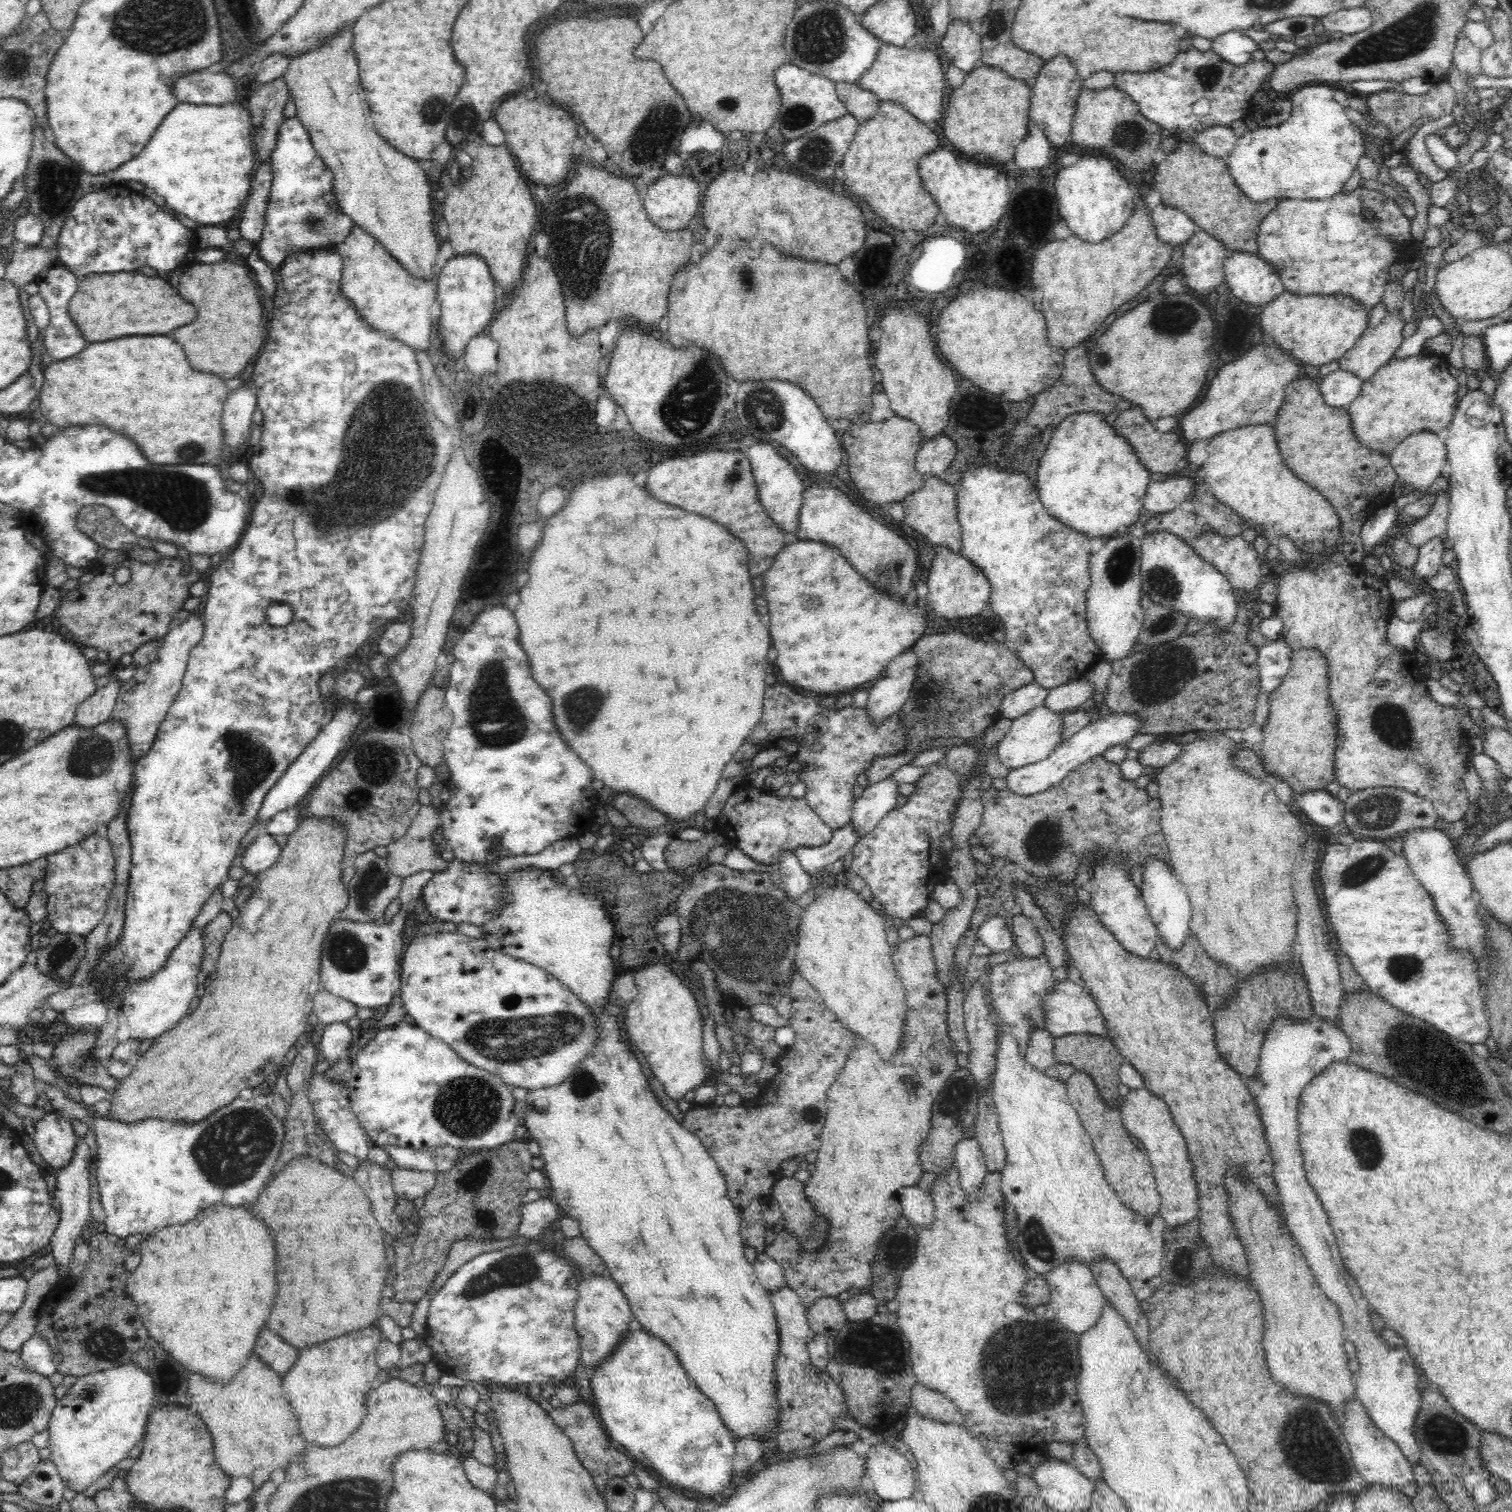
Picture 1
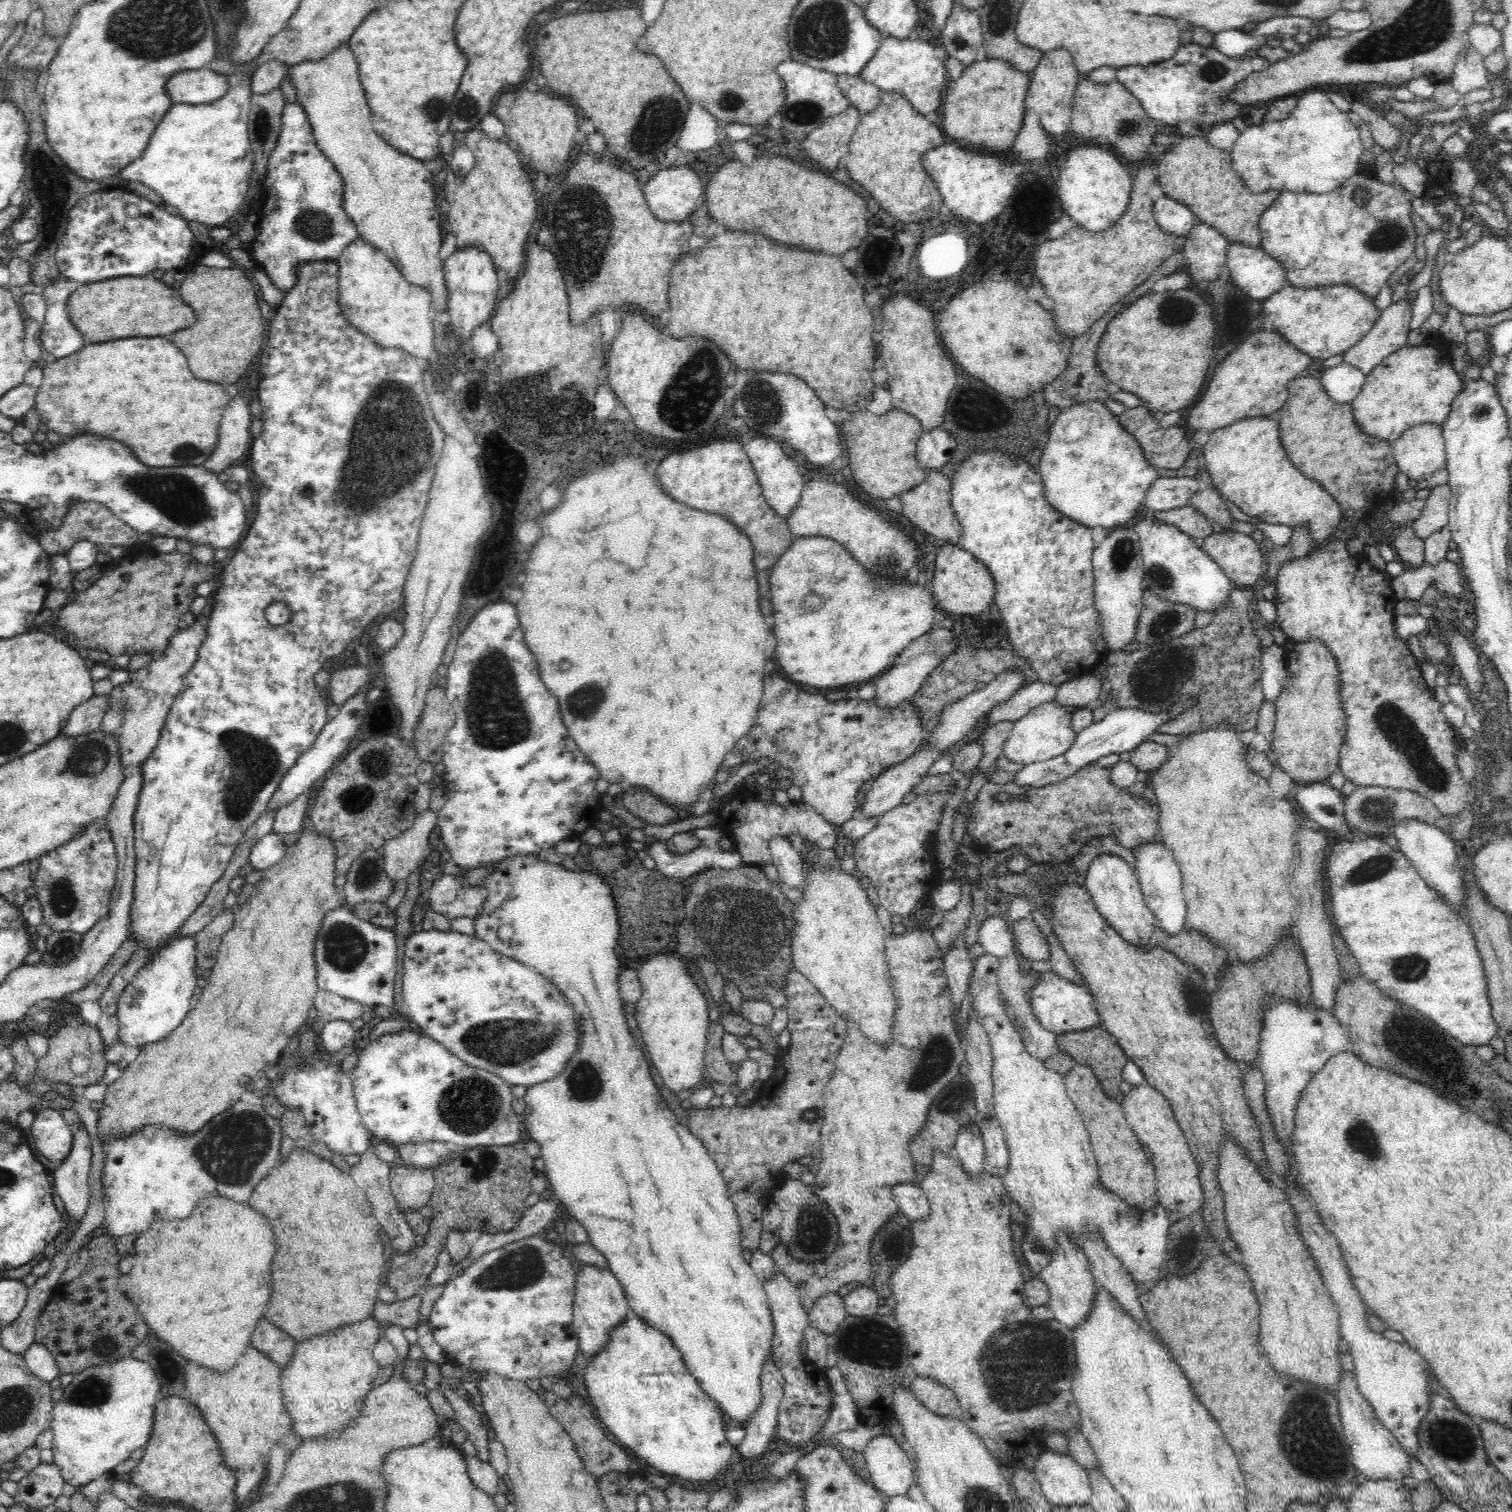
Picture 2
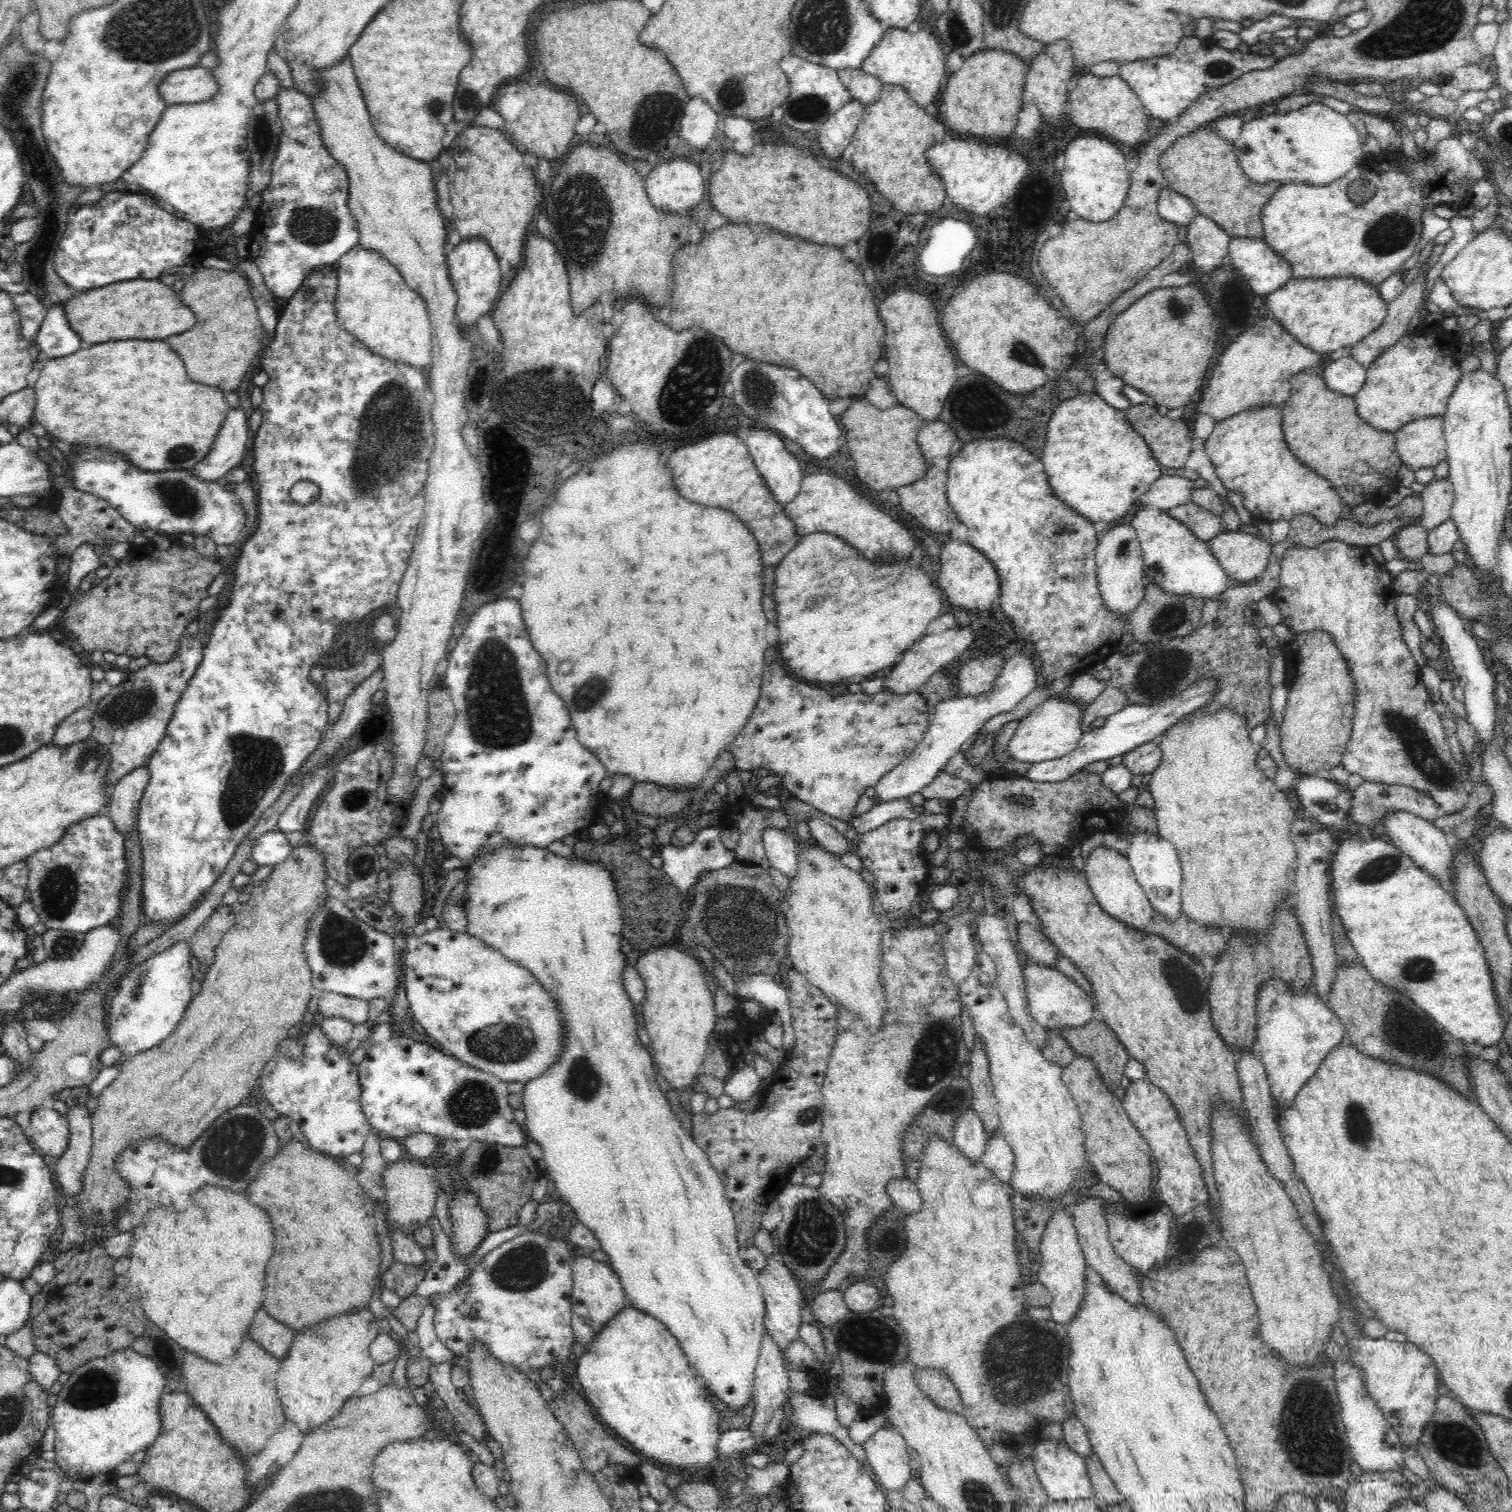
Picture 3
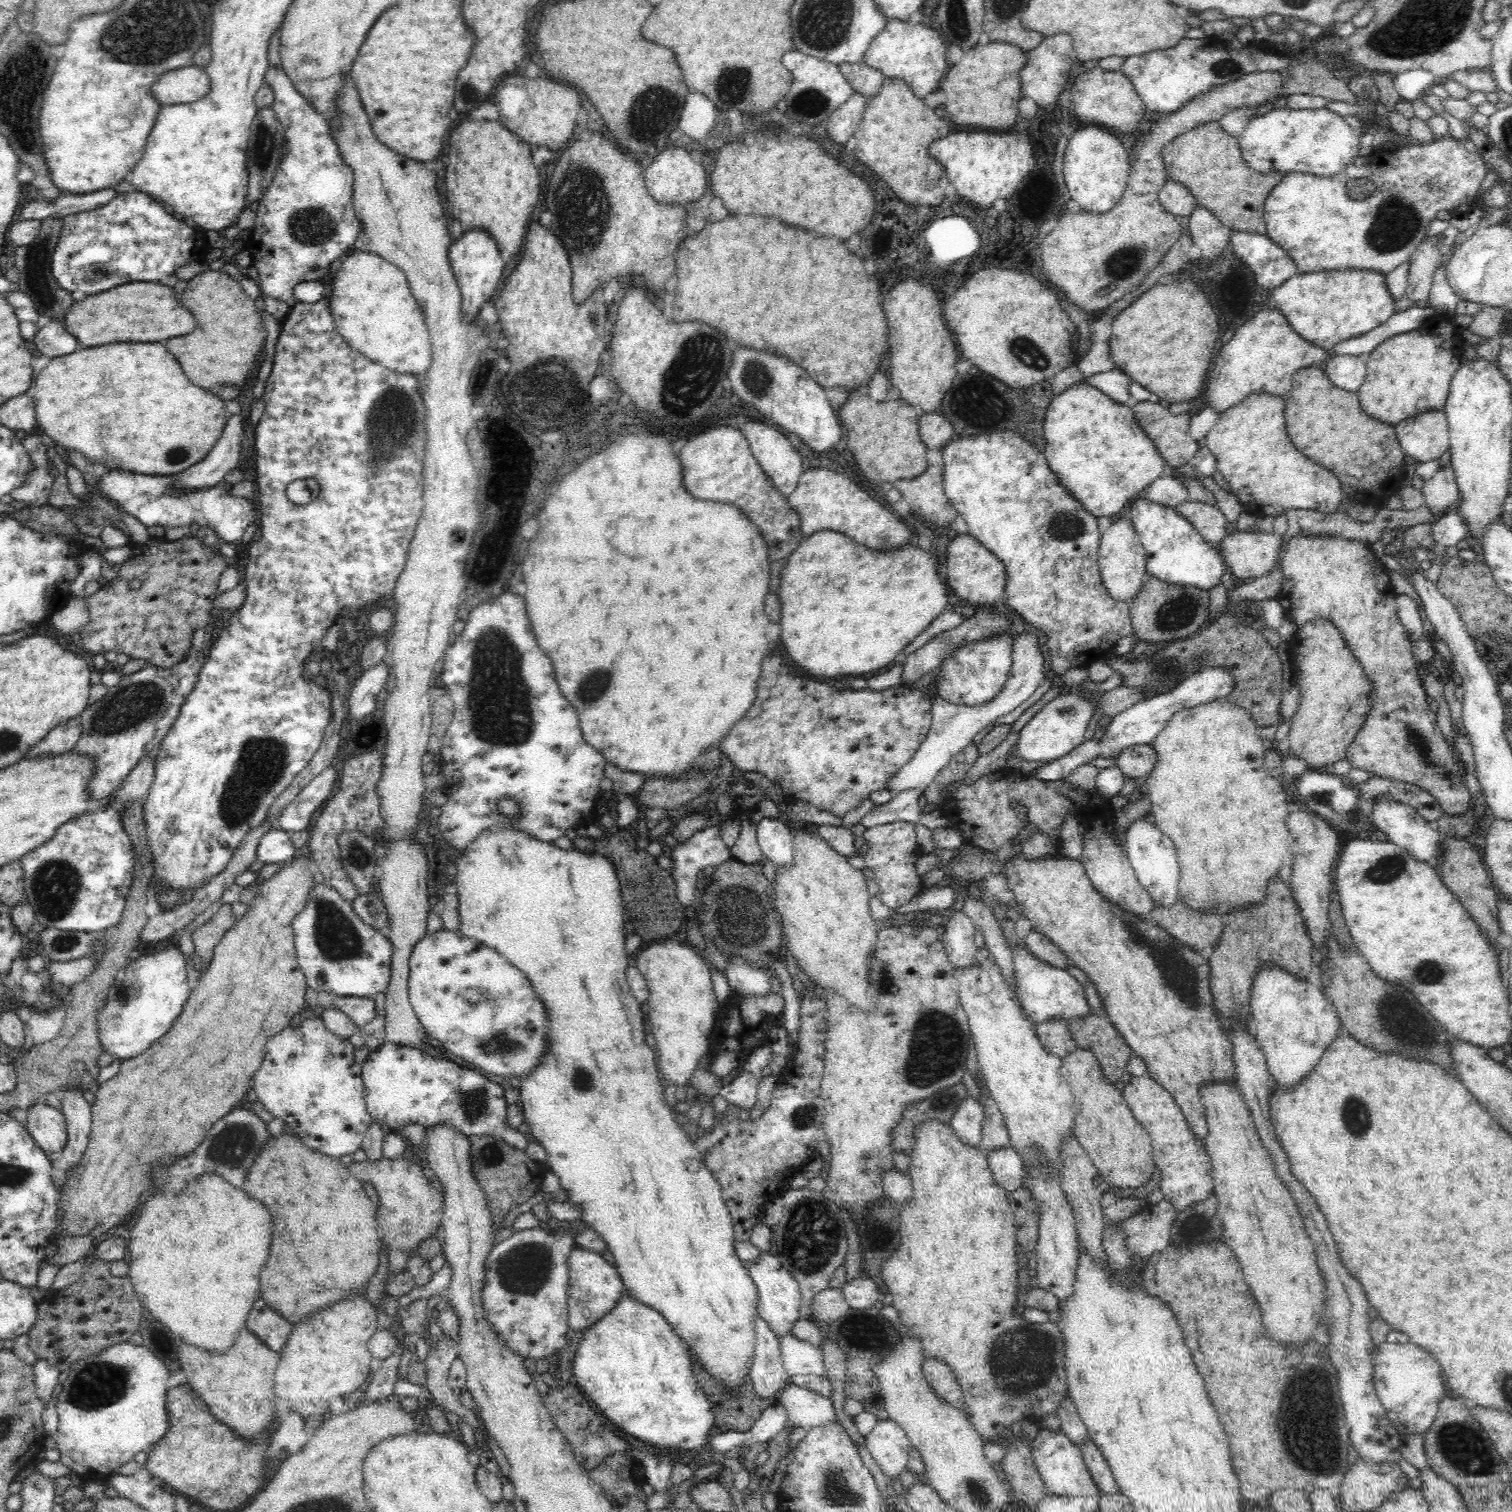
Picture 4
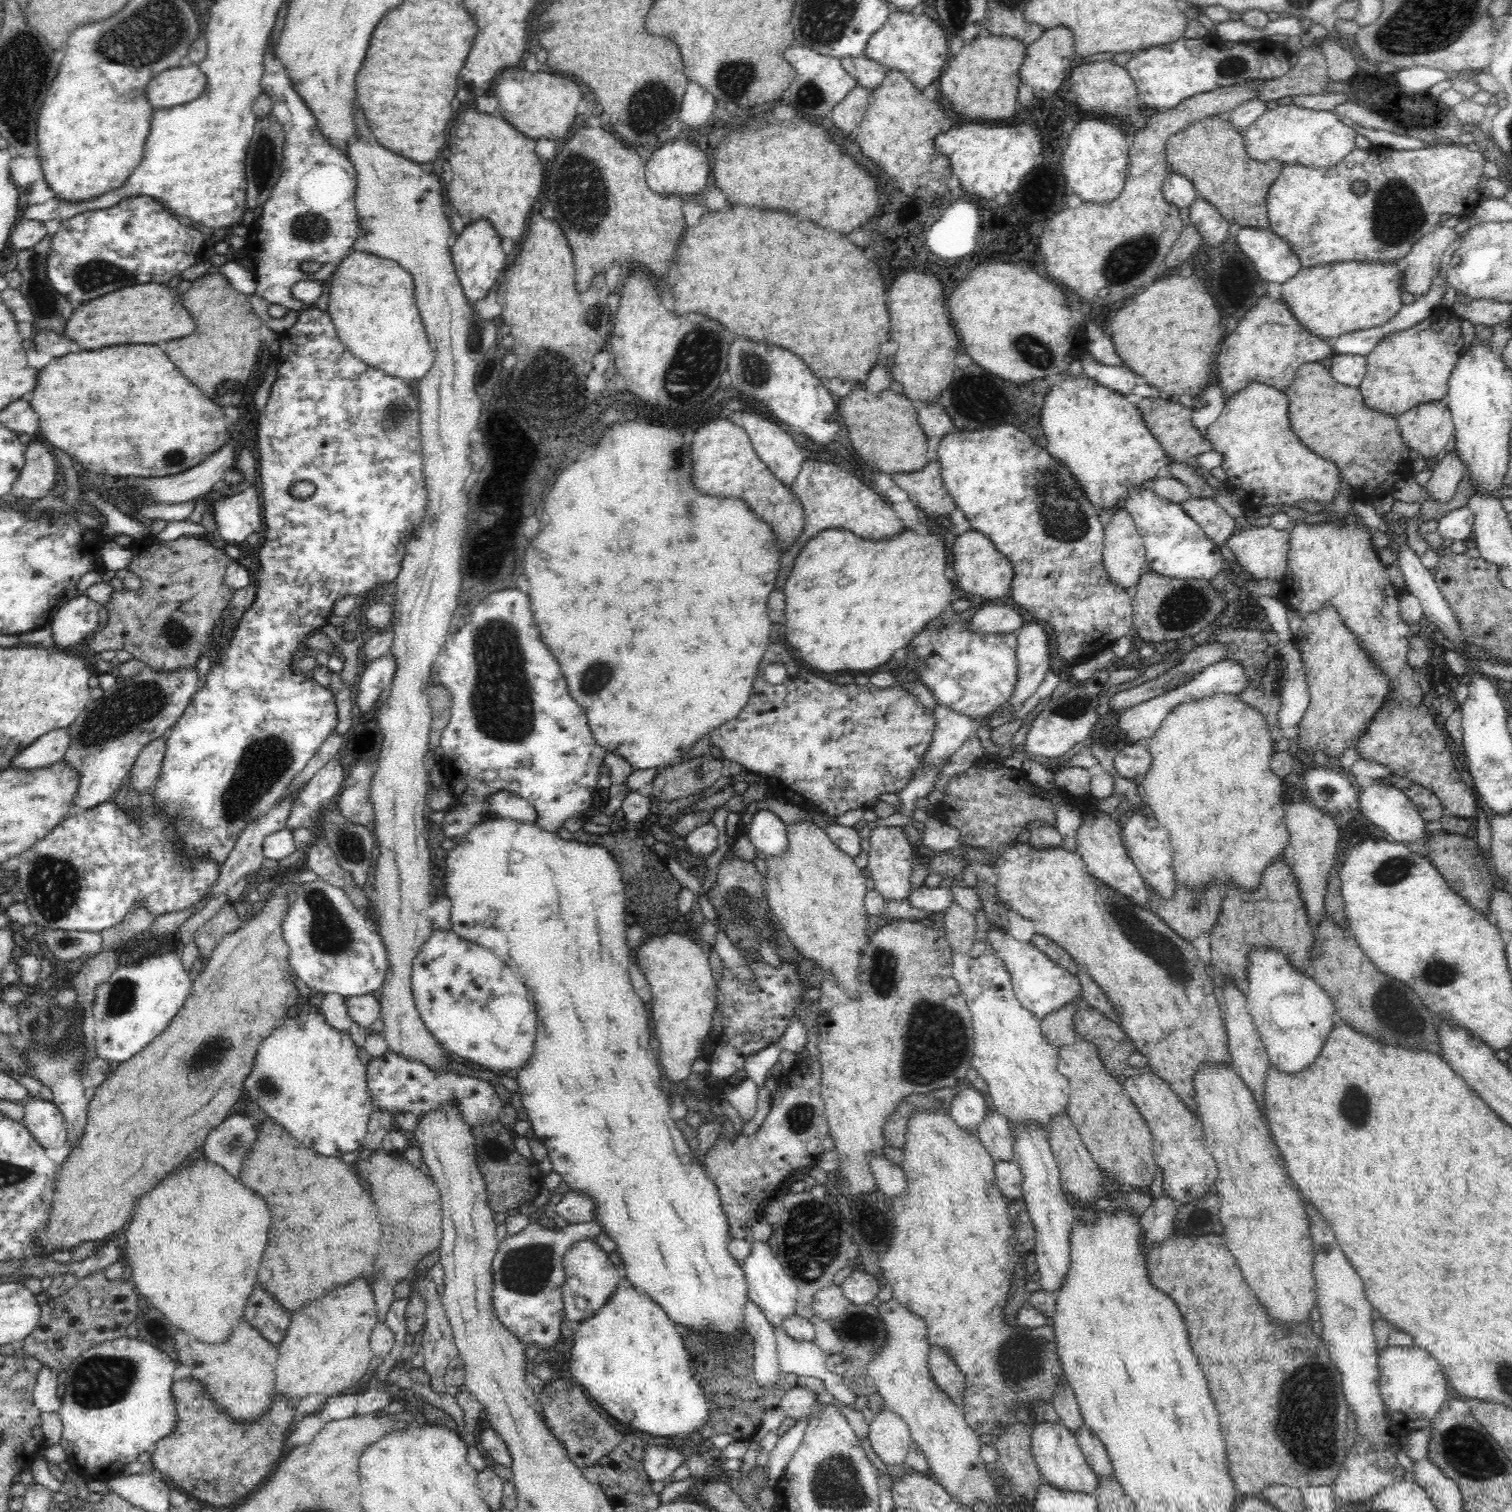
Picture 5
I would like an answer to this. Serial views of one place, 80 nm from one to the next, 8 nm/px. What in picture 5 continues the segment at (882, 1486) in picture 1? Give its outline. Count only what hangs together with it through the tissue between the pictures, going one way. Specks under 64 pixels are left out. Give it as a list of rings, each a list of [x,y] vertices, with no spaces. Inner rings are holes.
[[[888,1410],[873,1416],[867,1437],[876,1456],[886,1466],[904,1464],[913,1443],[908,1425]]]

